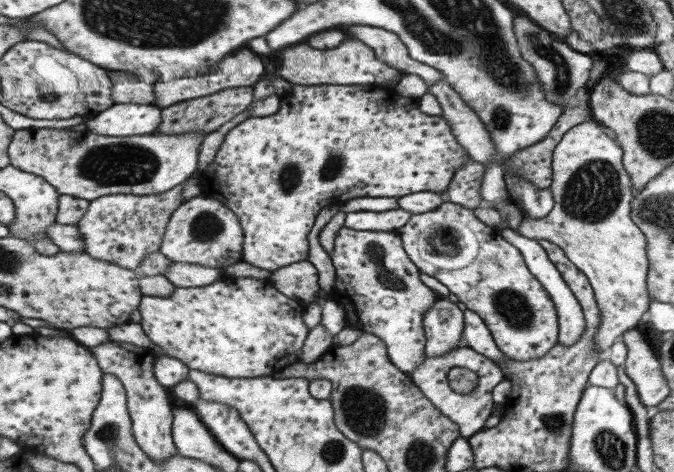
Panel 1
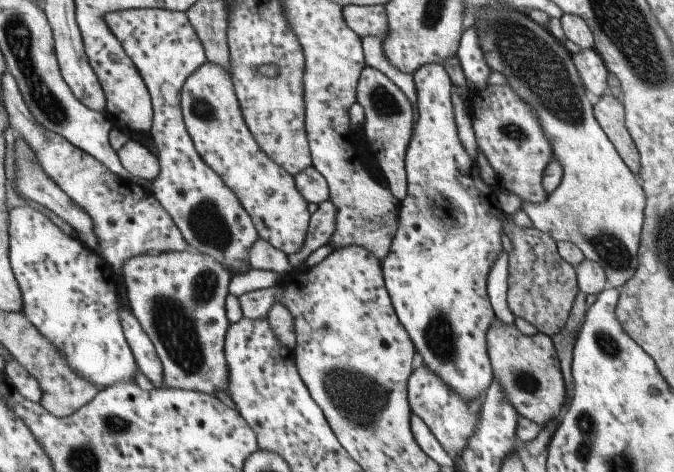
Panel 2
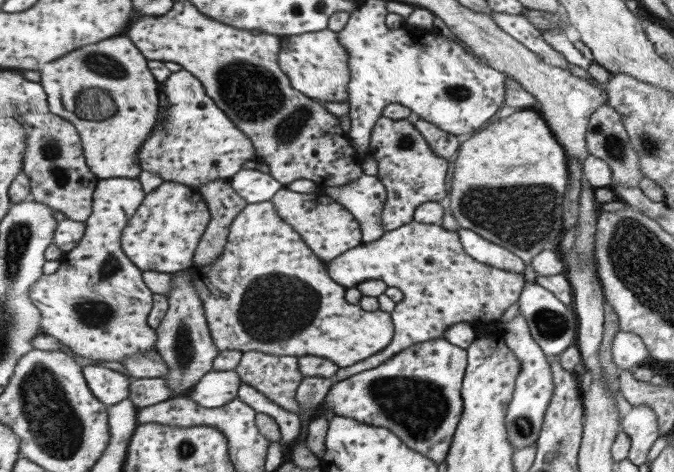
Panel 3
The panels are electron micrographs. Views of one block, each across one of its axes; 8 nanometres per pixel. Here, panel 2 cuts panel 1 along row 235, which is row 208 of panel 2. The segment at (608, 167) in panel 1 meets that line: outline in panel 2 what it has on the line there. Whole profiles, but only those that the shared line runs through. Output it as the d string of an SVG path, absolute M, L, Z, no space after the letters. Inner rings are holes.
M483 5L477 10L476 17L469 15L469 25L477 26L481 48L491 70L501 72L509 86L513 86L513 90L517 90L517 94L527 104L531 104L531 108L539 114L543 132L553 144L553 158L561 162L565 170L563 184L551 193L547 202L533 204L523 199L525 202L523 211L530 217L535 227L549 234L557 242L569 241L577 244L585 259L596 262L604 270L607 287L619 290L620 286L631 280L637 270L638 240L643 222L645 196L639 184L635 182L631 170L625 166L613 144L593 120L591 104L585 98L581 75L575 66L573 54L569 53L569 50L547 28L537 24L527 12L515 8Z

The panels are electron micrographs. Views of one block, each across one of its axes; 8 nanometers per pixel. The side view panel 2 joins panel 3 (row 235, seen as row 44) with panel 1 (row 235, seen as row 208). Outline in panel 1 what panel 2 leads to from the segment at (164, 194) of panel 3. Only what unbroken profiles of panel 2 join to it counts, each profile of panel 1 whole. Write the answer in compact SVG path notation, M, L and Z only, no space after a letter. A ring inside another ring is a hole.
M198 195L184 202L175 211L160 252L173 263L197 264L225 270L244 261L244 228L237 213L226 207L224 201L209 195Z

